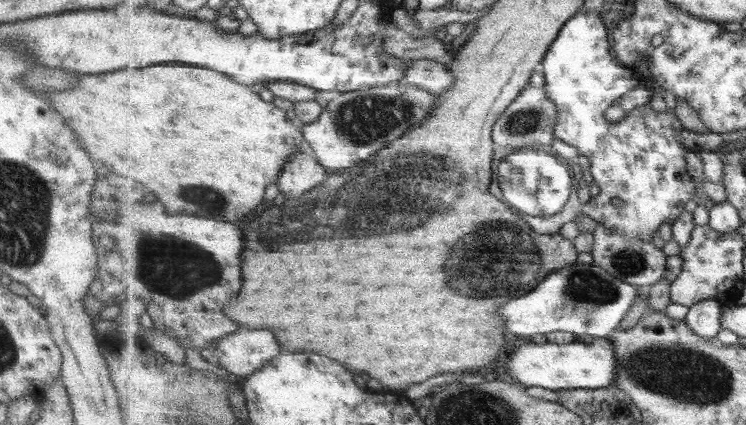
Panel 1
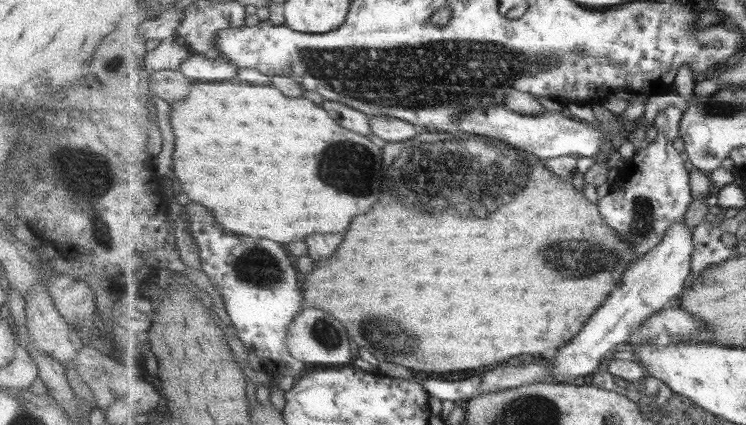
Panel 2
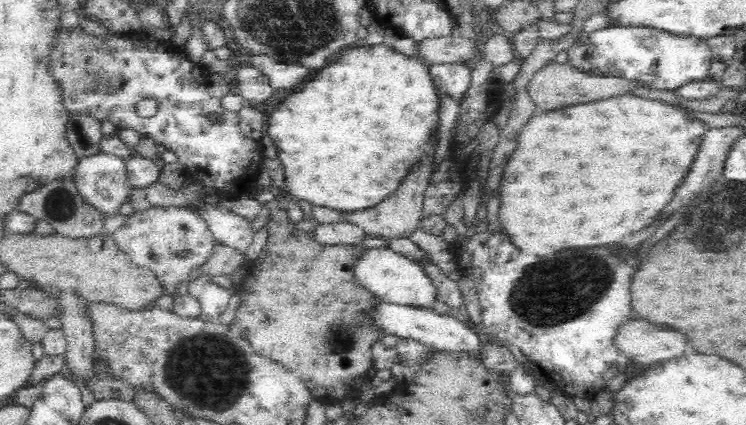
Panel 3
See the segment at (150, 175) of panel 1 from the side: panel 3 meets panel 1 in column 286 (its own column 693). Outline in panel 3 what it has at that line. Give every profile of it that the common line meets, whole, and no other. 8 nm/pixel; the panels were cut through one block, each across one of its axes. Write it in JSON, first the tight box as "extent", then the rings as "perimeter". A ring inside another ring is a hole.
{"extent":[497,93,709,255],"perimeter":[[[624,93],[622,96],[612,96],[602,98],[602,100],[588,101],[584,104],[573,104],[561,109],[532,115],[522,128],[518,146],[510,158],[510,162],[504,168],[504,178],[502,178],[502,200],[497,206],[497,217],[501,228],[506,229],[510,235],[510,240],[524,253],[534,253],[535,255],[549,255],[550,253],[572,248],[590,248],[590,246],[602,246],[602,244],[618,244],[626,236],[640,232],[642,228],[650,226],[658,214],[666,208],[666,204],[674,198],[674,190],[684,182],[684,176],[688,176],[696,154],[698,154],[703,135],[709,129],[706,124],[694,114],[690,109],[683,109],[677,105],[658,100],[648,100],[646,97],[635,96]]]}

